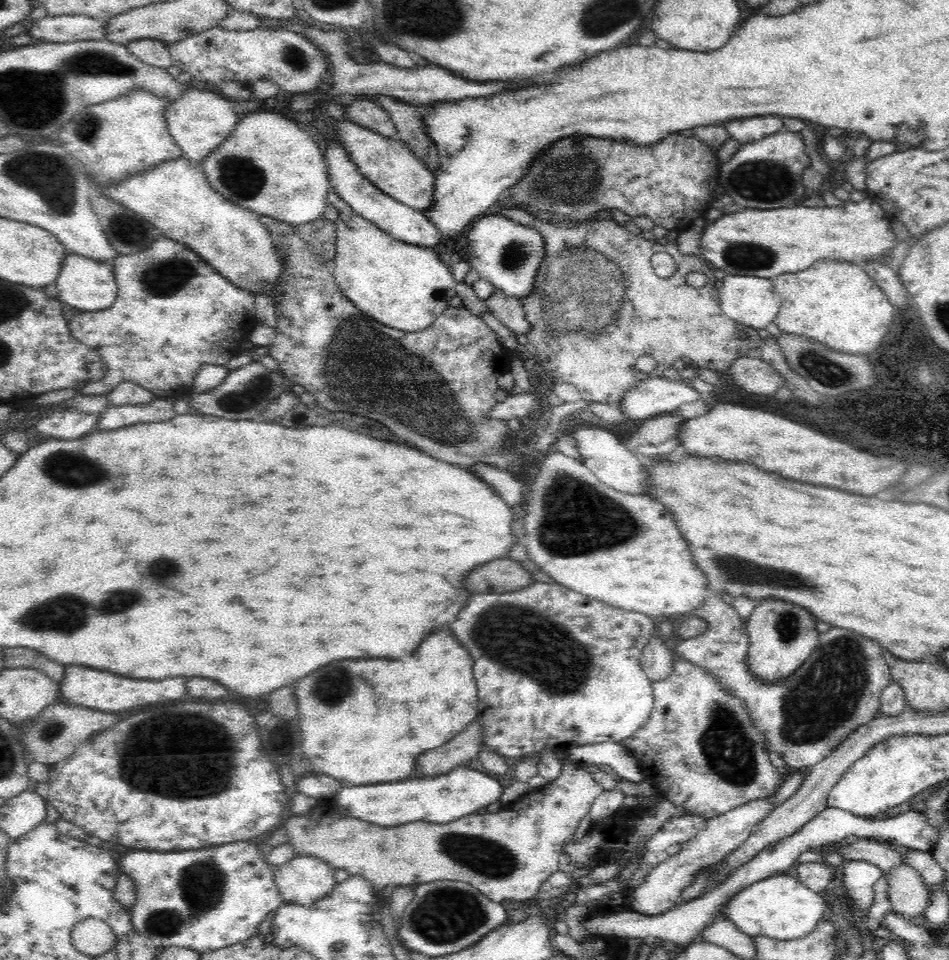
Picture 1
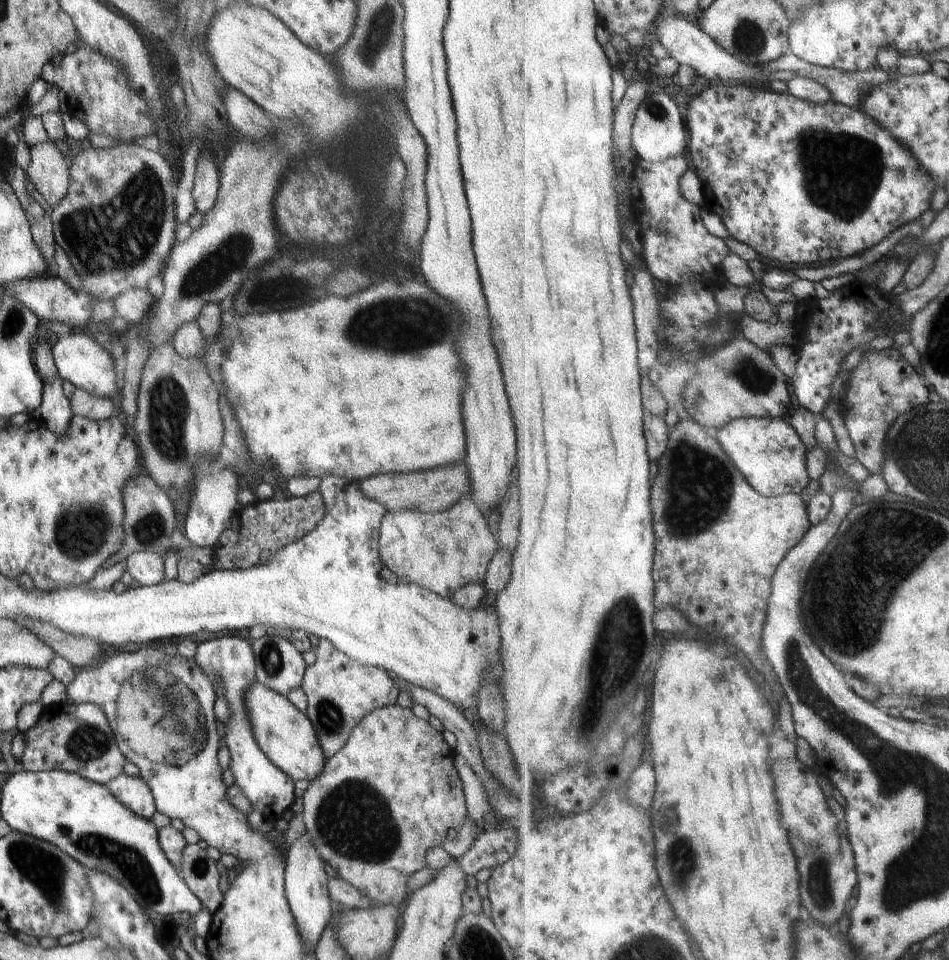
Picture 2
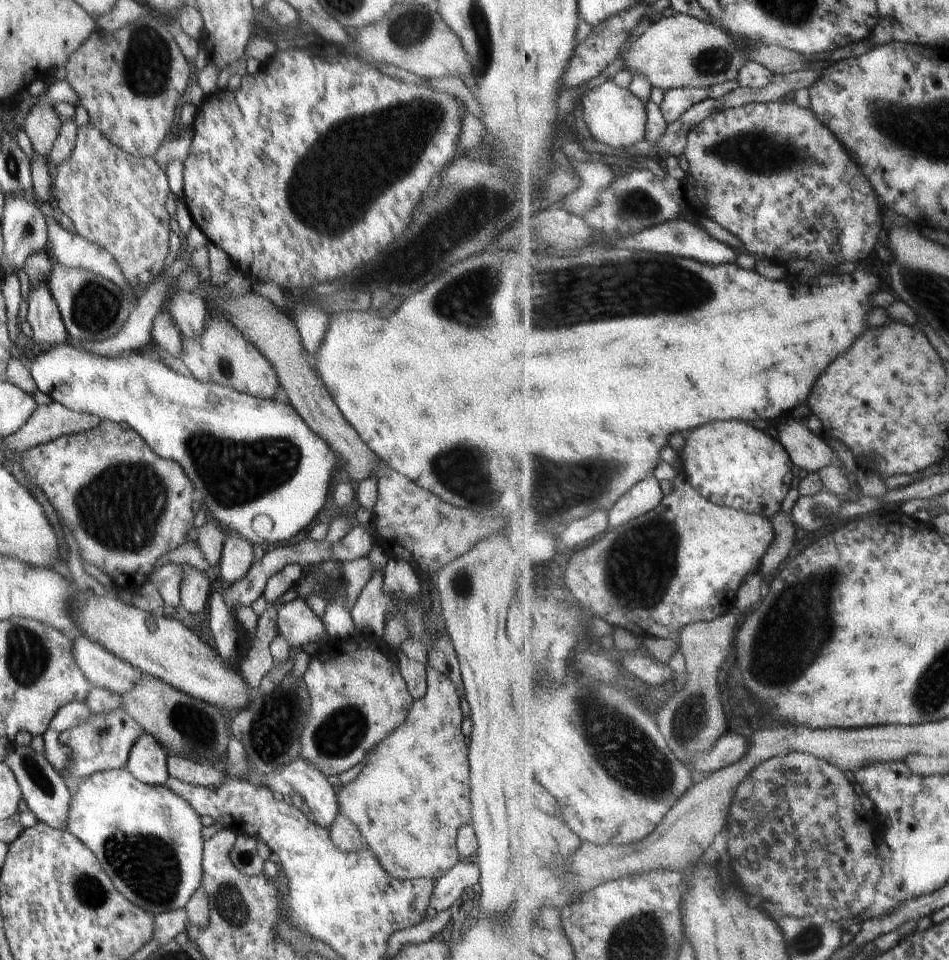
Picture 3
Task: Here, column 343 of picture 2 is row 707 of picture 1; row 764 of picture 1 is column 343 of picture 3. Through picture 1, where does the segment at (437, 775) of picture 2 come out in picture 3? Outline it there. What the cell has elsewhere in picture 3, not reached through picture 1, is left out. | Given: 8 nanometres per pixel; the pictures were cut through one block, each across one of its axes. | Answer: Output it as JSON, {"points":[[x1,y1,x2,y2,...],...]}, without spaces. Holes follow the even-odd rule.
{"points":[[428,663,425,664,427,670,427,693,424,698,414,701,410,707,407,718,399,724,394,732,391,732,383,741,375,746,376,752,372,754,368,765,349,783,343,785,342,790,337,793,339,812,354,823,354,826,362,833,365,844,370,848,371,853,376,855,378,862,391,877,405,881,410,879,432,879,436,881,454,868,456,864,463,861,457,851,457,830,471,822,471,794,470,794,470,767,468,760,468,738,462,733,462,720,464,716,460,710,461,696,458,694,454,683,439,670,432,668]]}

